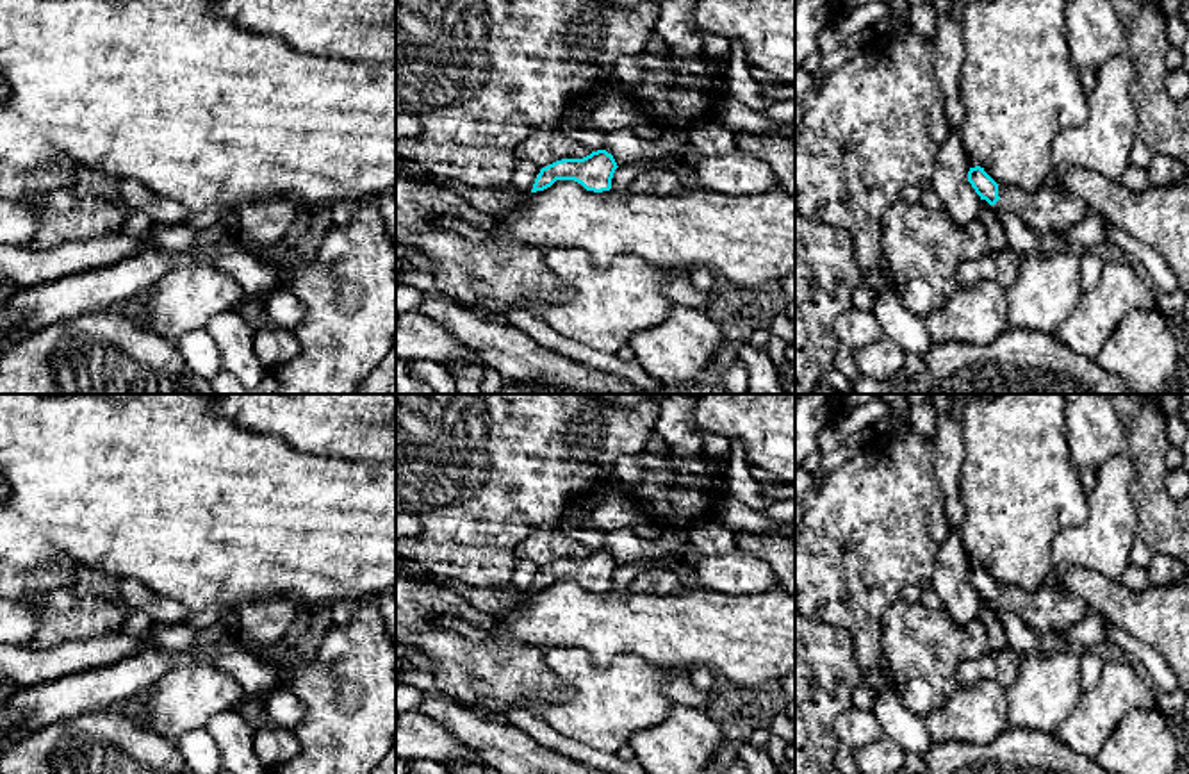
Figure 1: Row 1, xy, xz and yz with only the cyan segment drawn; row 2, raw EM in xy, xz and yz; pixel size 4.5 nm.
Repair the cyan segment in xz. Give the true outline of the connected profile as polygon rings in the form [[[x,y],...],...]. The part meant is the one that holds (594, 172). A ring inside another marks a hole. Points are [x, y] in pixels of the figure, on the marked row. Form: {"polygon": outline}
{"polygon": [[[606,150],[592,152],[583,159],[562,159],[540,169],[531,193],[544,191],[556,180],[574,180],[594,193],[610,191],[617,168],[613,155]]]}

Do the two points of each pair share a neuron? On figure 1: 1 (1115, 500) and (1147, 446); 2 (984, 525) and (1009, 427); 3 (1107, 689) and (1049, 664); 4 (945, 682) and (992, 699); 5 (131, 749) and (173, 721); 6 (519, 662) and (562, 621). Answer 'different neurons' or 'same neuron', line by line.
1: different neurons
2: same neuron
3: different neurons
4: different neurons
5: different neurons
6: different neurons

